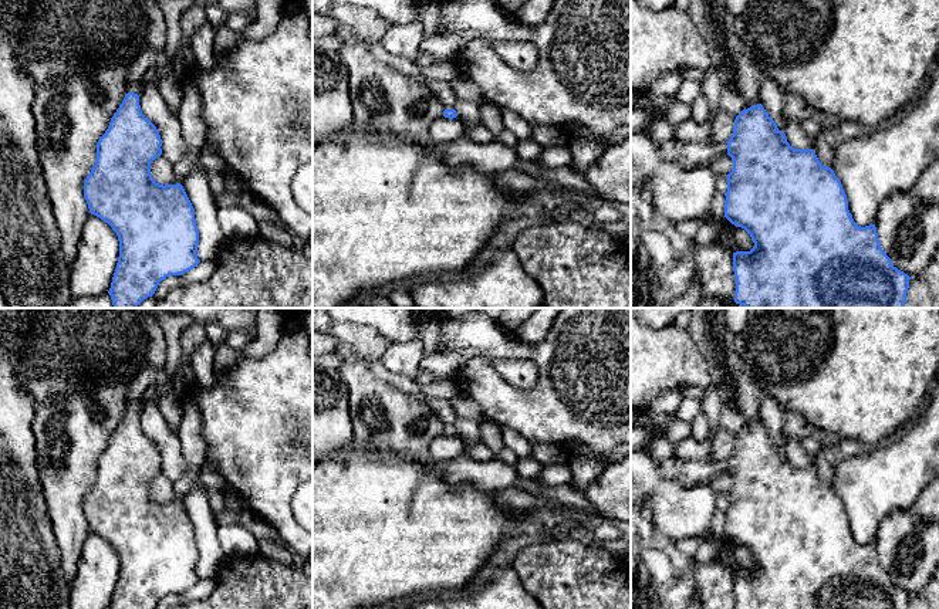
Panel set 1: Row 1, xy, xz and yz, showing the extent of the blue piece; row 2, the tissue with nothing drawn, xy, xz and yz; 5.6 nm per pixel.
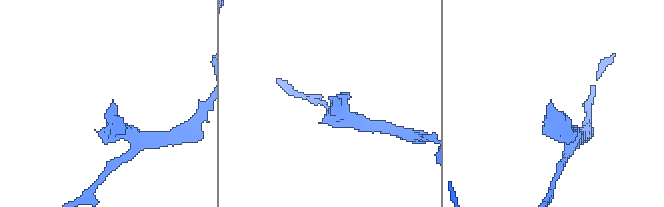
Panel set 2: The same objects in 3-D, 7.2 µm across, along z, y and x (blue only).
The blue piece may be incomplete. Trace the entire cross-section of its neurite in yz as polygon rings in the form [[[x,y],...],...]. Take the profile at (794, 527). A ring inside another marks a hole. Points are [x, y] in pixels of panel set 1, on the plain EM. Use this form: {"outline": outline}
{"outline": [[[761,422],[743,427],[734,437],[733,453],[726,460],[727,473],[733,478],[732,490],[727,495],[727,510],[724,511],[724,535],[736,545],[744,547],[754,565],[750,569],[733,571],[733,589],[736,609],[908,609],[911,595],[898,588],[886,571],[881,566],[875,542],[858,544],[848,528],[847,512],[840,497],[831,485],[823,484],[813,467],[794,467],[776,440],[769,434]]]}

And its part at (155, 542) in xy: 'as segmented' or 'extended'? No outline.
extended

